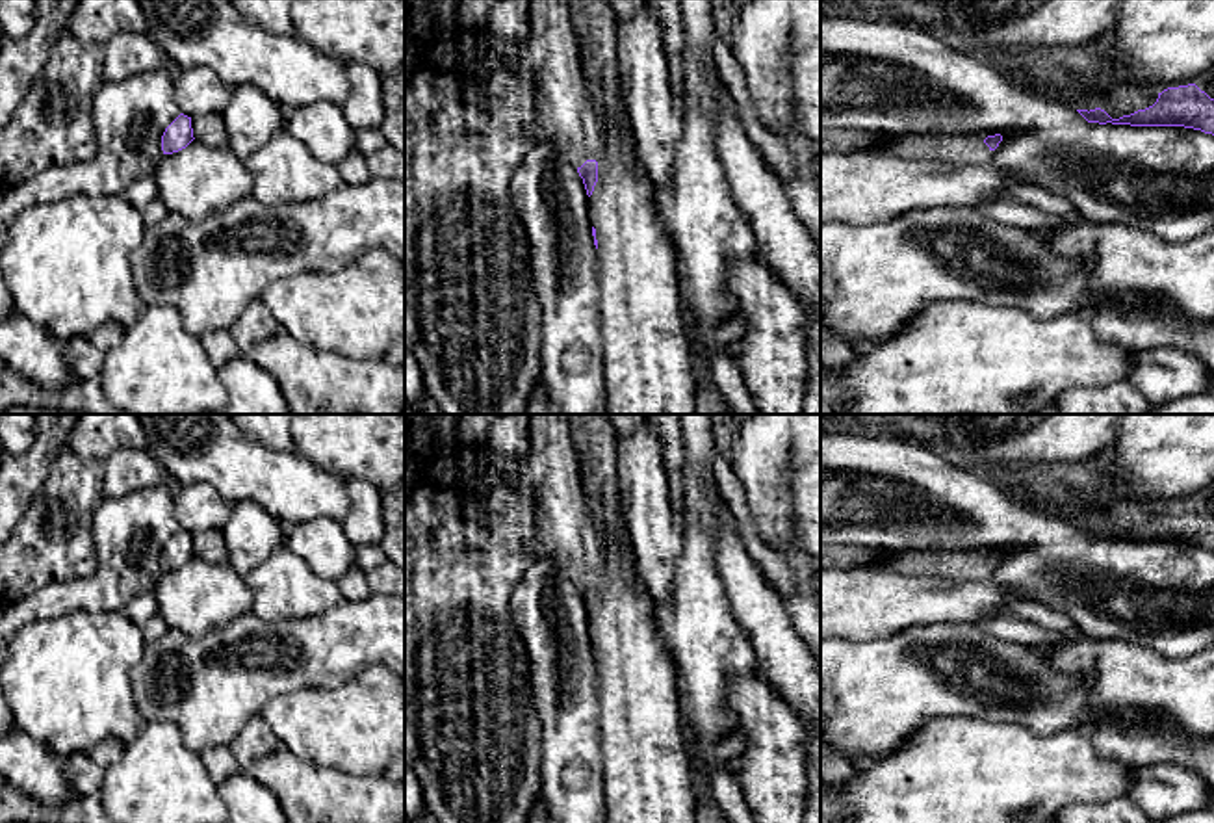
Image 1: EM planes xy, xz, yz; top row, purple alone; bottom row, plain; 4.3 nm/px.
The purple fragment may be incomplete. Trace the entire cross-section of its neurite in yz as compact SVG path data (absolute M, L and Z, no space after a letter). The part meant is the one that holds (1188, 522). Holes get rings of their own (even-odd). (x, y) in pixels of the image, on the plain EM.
M1195 500L1168 503L1153 522L1112 535L1104 526L1077 526L1088 539L1130 542L1184 542L1214 552L1214 515Z

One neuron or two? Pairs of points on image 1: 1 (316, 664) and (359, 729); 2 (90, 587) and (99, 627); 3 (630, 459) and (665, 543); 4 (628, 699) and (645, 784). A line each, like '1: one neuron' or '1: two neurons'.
1: two neurons
2: two neurons
3: one neuron
4: one neuron

